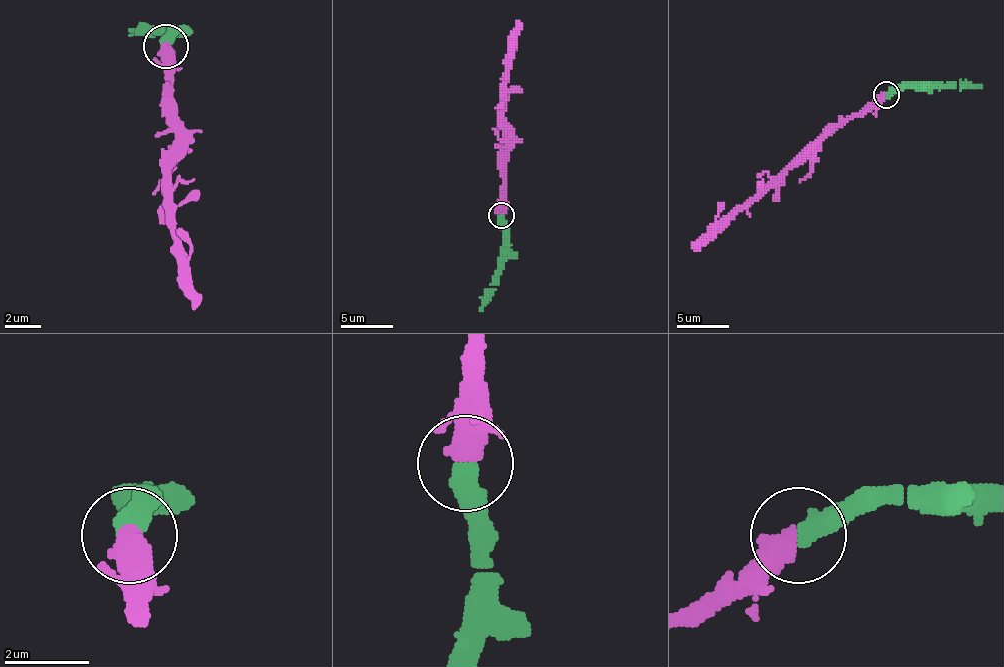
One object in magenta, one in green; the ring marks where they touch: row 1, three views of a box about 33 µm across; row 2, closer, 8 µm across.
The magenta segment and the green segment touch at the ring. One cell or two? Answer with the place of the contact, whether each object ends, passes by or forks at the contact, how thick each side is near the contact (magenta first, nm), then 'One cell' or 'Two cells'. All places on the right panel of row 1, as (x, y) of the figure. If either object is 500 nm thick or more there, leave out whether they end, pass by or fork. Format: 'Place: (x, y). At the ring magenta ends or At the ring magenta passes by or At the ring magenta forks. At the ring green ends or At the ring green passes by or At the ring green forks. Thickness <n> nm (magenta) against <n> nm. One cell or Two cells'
Place: (886, 94). Thickness 650 nm (magenta) against 500 nm. One cell

